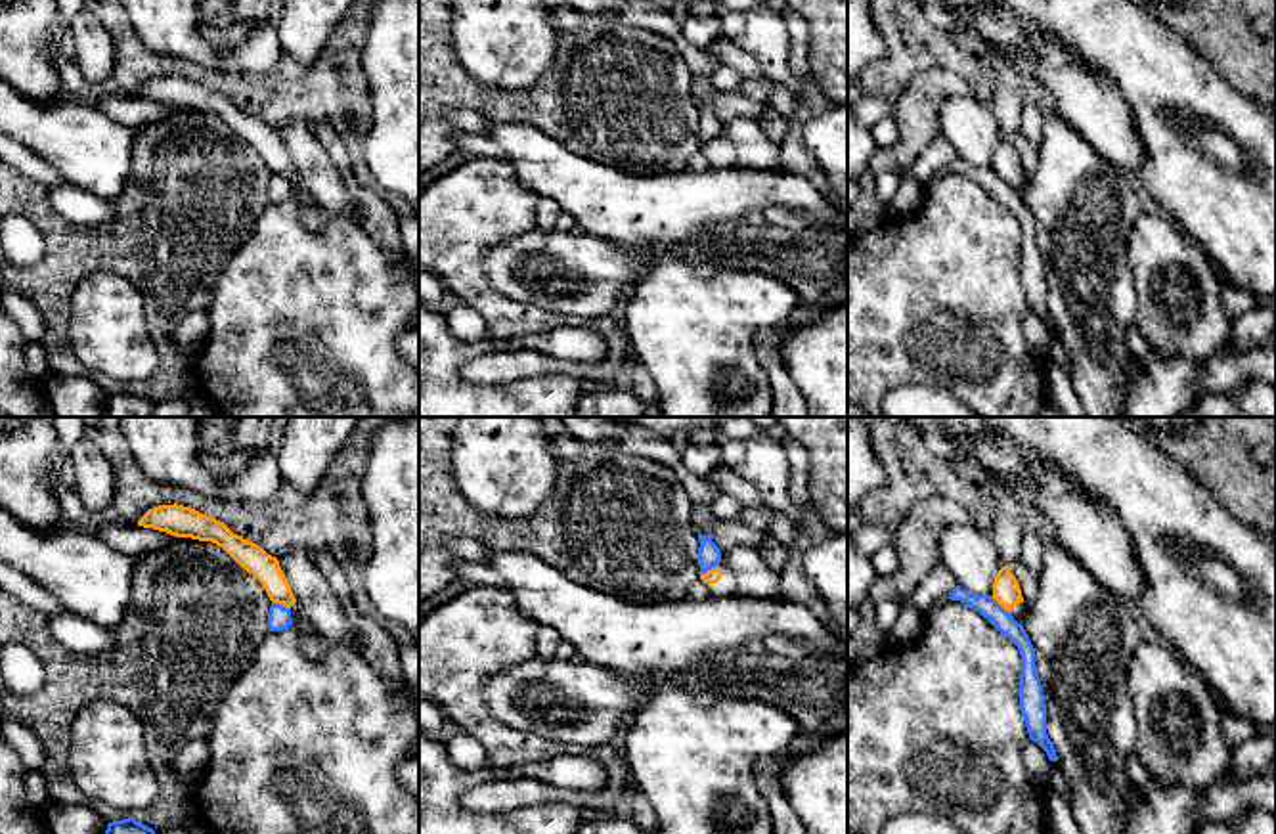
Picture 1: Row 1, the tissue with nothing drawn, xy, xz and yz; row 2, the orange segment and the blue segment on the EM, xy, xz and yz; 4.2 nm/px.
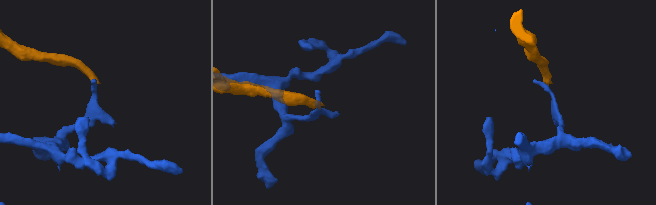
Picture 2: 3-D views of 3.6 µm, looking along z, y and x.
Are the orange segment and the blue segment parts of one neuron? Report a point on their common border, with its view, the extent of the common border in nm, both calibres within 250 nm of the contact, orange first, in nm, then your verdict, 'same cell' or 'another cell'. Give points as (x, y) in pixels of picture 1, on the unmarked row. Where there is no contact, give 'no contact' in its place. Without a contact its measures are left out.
meets orange in yz at (1001, 176); contact 120 nm long; 120 nm thick on the orange side, 90 nm on the other; another cell

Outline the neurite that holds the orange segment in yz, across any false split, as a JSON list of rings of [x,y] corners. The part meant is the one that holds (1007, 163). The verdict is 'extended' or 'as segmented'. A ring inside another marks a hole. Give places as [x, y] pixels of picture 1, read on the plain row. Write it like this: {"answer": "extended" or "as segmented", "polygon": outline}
{"answer": "extended", "polygon": [[[1002,138],[995,147],[993,170],[1020,195],[1025,178],[1020,155],[1008,138]]]}

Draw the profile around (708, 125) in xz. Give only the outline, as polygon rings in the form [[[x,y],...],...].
[[[698,105],[698,113],[698,138],[700,145],[706,145],[708,142],[719,138],[721,122],[708,107]]]

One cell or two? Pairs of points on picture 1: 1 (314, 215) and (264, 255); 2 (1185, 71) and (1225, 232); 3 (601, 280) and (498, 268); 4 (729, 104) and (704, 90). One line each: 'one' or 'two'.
1: two
2: one
3: one
4: one

